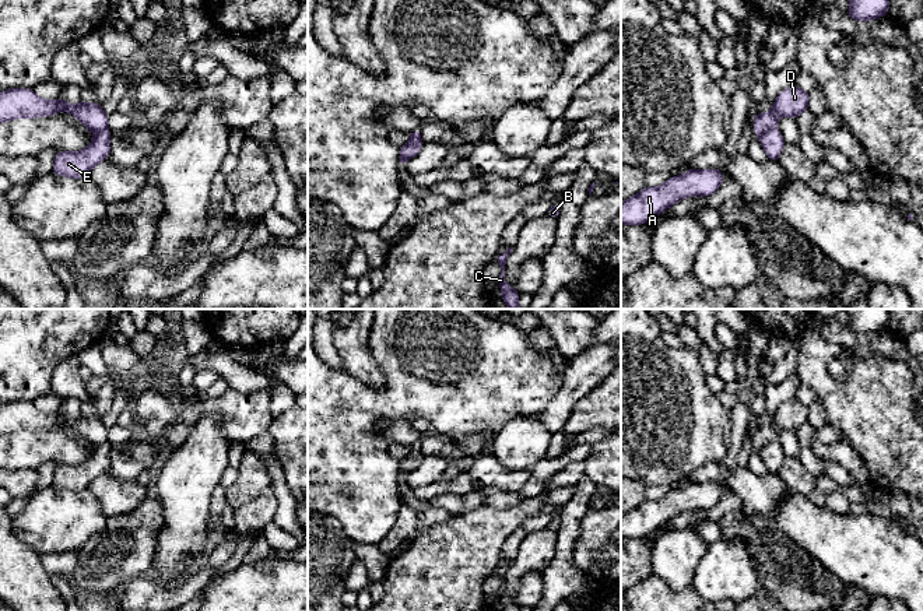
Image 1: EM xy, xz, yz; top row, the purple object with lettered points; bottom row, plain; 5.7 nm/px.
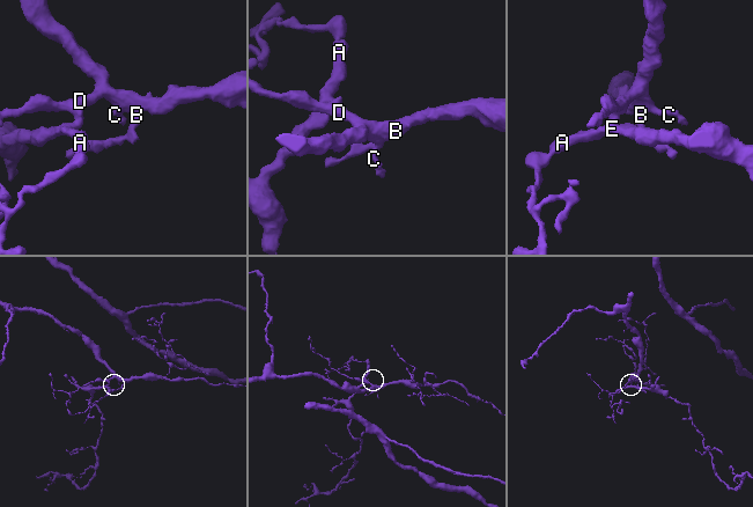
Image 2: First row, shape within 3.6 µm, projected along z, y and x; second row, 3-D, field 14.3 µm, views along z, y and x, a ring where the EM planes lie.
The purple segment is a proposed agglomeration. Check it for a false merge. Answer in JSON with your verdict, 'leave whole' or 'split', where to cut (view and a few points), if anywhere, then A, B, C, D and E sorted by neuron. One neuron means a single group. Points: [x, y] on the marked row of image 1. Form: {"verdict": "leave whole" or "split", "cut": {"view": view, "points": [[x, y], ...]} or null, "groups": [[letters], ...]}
{"verdict": "split", "cut": {"view": "xz", "points": [[420, 140], [407, 146], [400, 155]]}, "groups": [["A", "E"], ["B", "C", "D"]]}

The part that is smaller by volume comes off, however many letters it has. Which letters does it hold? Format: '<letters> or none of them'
A, E

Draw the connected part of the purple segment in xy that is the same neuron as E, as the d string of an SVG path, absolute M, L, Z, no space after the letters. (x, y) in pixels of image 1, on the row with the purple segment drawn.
M108 129L94 131L92 143L87 148L76 152L57 152L52 172L74 179L87 176L96 164L105 161L109 155L110 134L112 133Z

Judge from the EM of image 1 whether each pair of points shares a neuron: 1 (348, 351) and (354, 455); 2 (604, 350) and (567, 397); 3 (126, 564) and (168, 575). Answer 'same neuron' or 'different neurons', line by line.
1: different neurons
2: same neuron
3: different neurons

